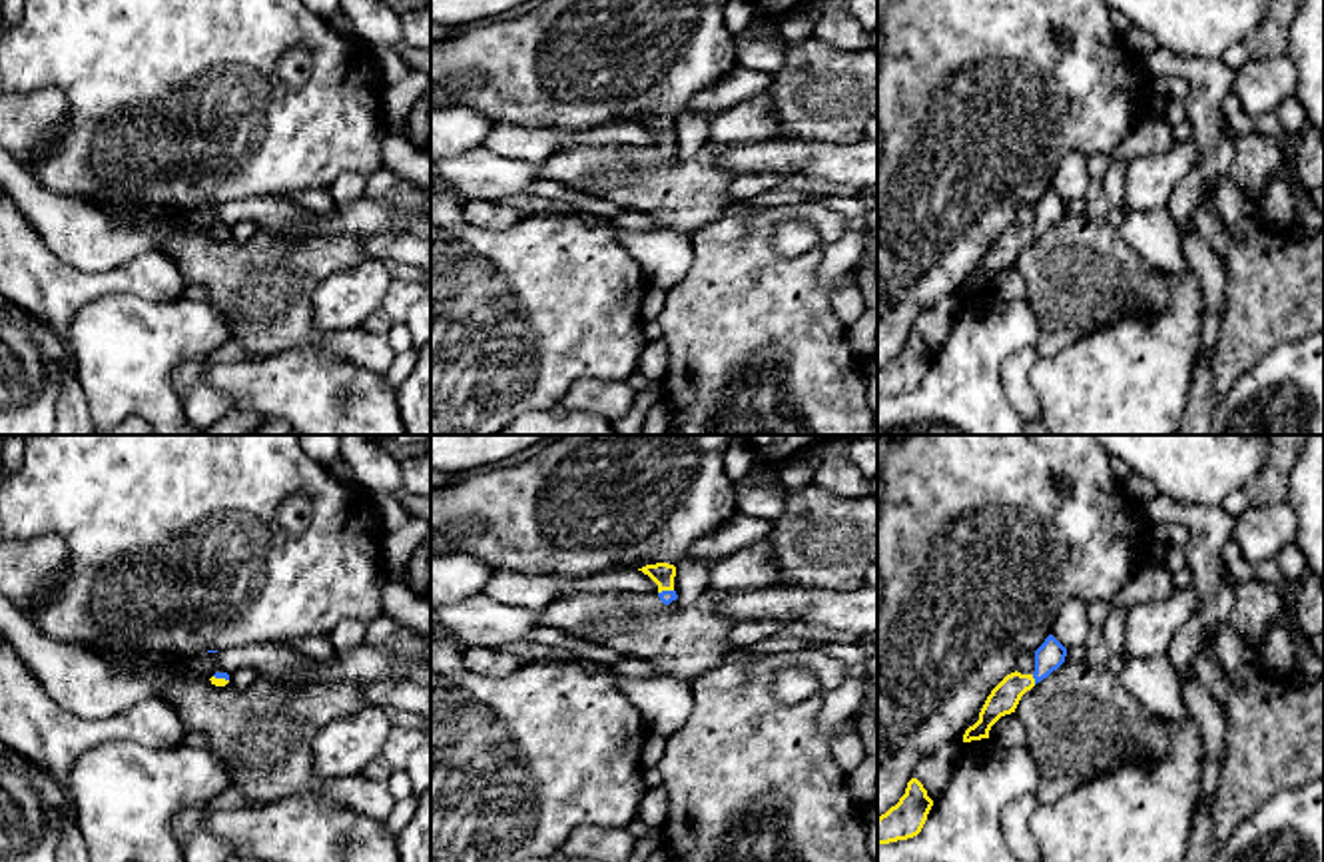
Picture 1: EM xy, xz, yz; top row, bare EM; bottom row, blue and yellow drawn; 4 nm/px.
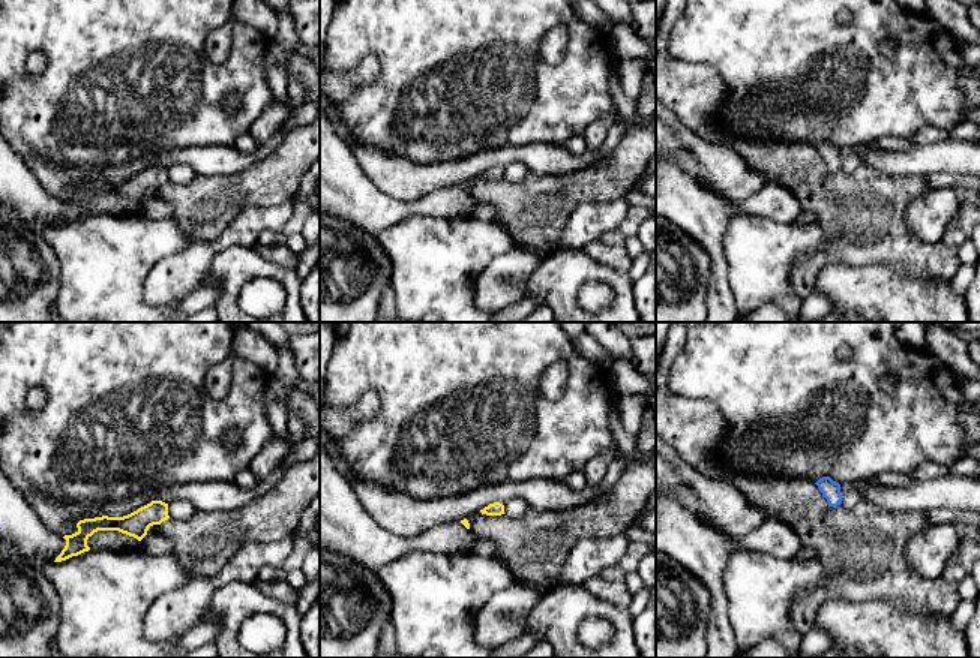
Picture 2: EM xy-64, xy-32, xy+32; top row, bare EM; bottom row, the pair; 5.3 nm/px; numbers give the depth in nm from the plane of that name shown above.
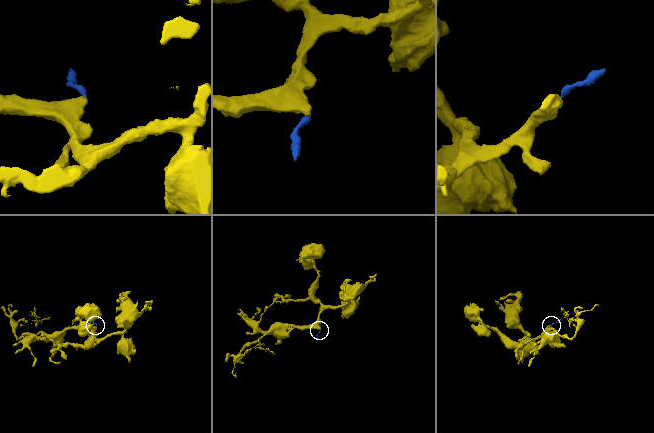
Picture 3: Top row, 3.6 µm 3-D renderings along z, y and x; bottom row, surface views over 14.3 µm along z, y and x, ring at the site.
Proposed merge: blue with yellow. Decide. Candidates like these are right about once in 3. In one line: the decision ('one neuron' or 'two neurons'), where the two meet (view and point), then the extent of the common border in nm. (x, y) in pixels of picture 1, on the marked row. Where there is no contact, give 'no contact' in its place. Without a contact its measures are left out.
one neuron; contact yz (1033, 677); length 40 nm

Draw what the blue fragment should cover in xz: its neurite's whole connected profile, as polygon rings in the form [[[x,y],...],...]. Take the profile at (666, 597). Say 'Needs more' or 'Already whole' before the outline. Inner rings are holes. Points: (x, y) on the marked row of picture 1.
Needs more. [[[656,563],[656,565],[646,565],[638,571],[648,575],[658,585],[658,597],[664,605],[670,605],[672,601],[678,599],[678,595],[674,591],[674,577],[676,577],[674,565]]]

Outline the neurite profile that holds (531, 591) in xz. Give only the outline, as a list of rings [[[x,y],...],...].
[[[496,569],[485,593],[502,605],[540,611],[548,603],[578,593],[658,593],[658,585],[634,569],[606,571],[588,577],[522,575],[510,569]]]

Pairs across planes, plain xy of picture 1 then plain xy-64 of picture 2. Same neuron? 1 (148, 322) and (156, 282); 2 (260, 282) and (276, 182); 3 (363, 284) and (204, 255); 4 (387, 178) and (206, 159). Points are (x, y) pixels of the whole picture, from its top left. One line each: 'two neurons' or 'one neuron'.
1: two neurons
2: one neuron
3: one neuron
4: one neuron

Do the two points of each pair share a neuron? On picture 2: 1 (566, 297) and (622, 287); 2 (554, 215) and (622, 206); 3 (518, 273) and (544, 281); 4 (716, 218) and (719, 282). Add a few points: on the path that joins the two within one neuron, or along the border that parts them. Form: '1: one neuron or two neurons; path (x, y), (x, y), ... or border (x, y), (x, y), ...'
1: one neuron; path (577, 282), (584, 275), (607, 275)
2: two neurons; border (604, 201), (578, 204), (569, 215), (559, 245)
3: two neurons; border (548, 255), (530, 275), (523, 296)
4: one neuron; path (715, 234), (718, 266)

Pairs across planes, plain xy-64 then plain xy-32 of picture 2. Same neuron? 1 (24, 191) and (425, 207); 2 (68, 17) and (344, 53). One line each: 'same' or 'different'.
1: same
2: same

